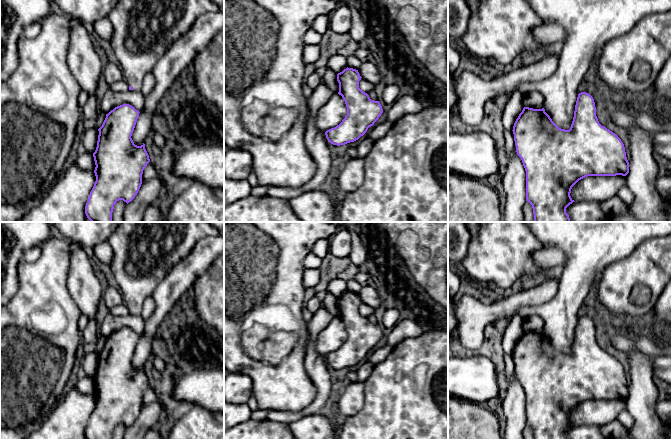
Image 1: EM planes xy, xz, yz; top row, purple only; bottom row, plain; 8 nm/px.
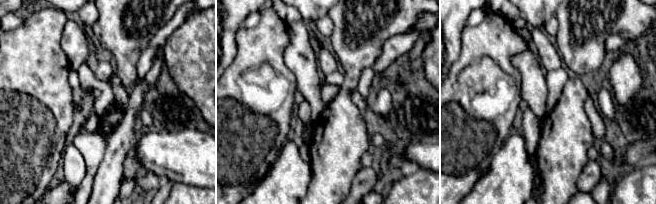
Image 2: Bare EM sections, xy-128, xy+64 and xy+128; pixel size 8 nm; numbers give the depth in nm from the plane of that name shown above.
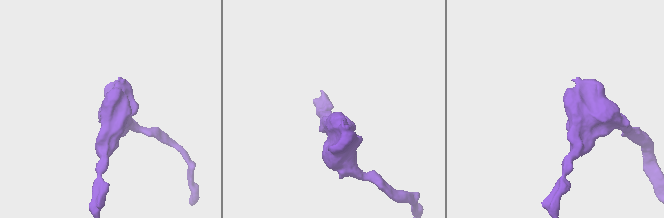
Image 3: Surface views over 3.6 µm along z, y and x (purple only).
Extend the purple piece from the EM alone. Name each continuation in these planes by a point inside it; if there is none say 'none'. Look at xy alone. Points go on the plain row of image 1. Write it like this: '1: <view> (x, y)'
1: xy (144, 252)

